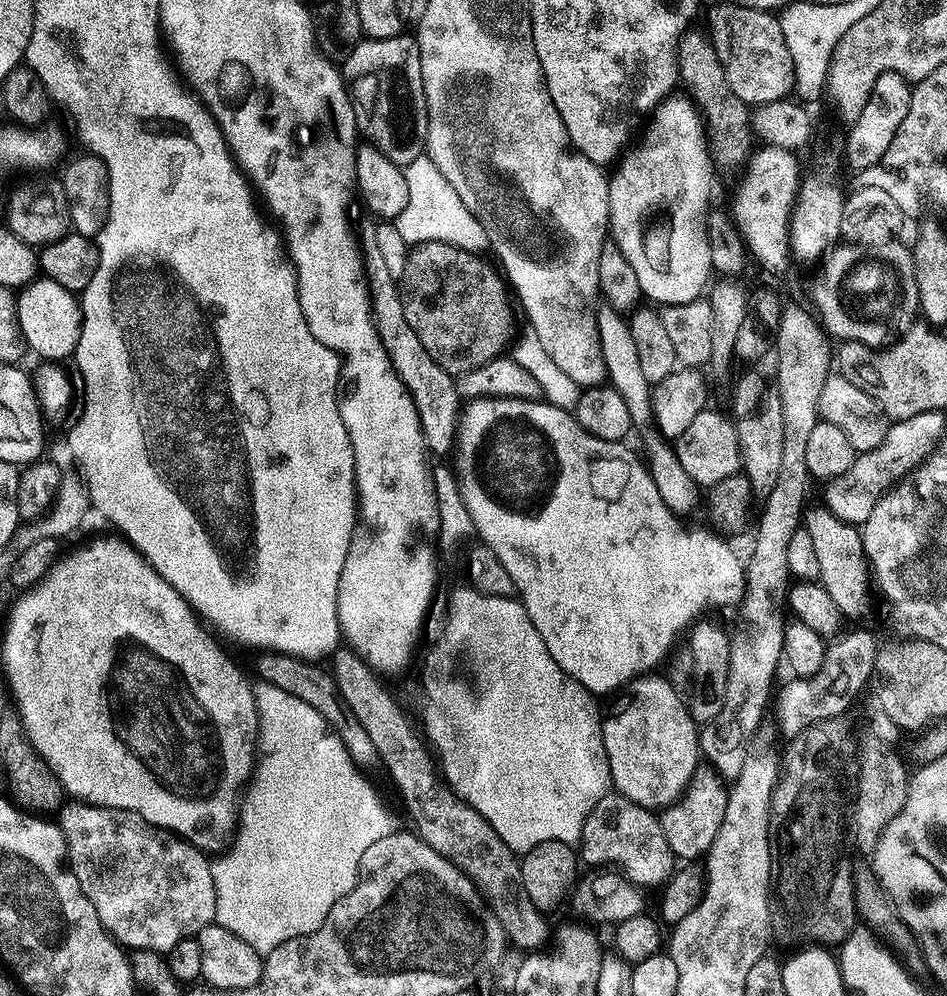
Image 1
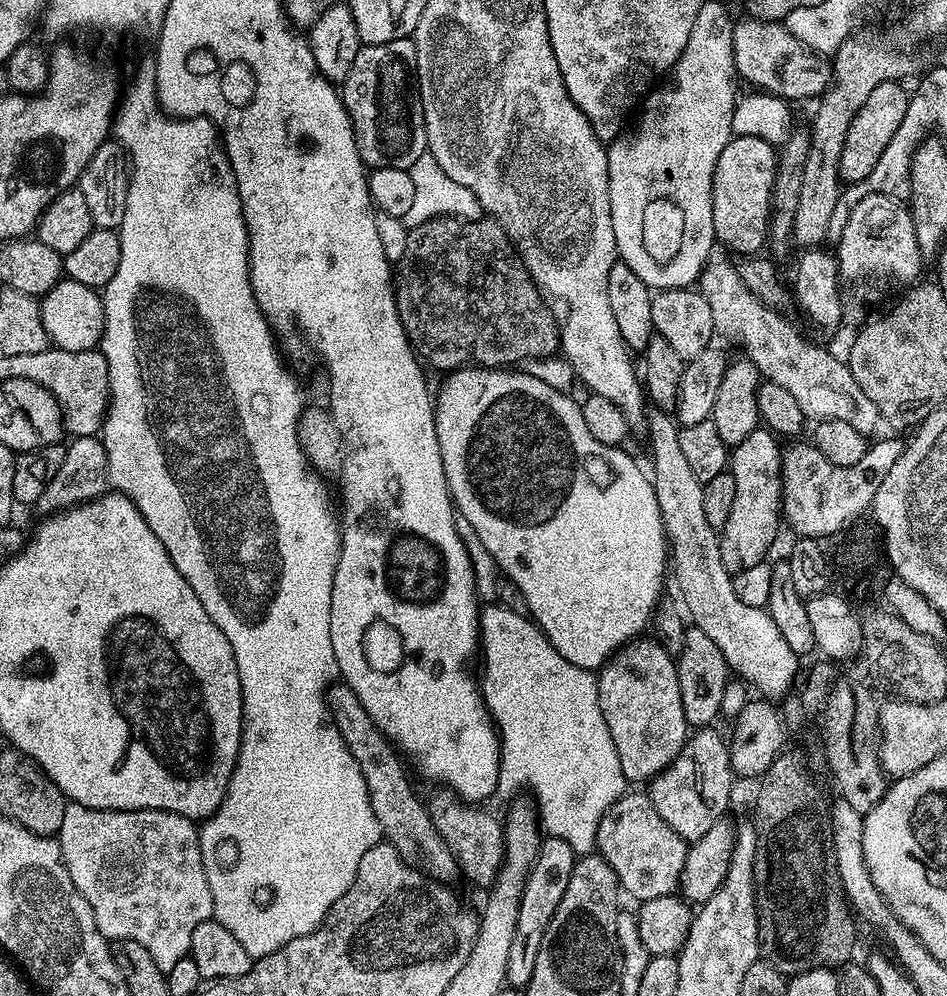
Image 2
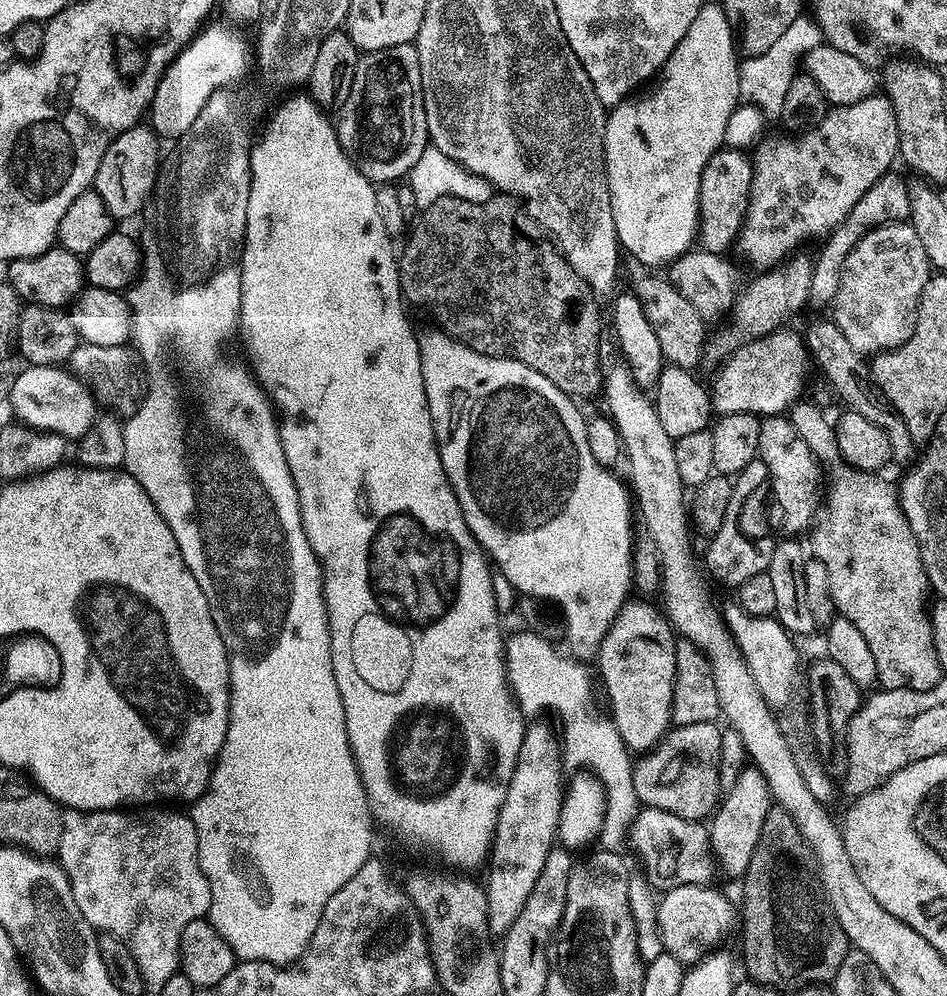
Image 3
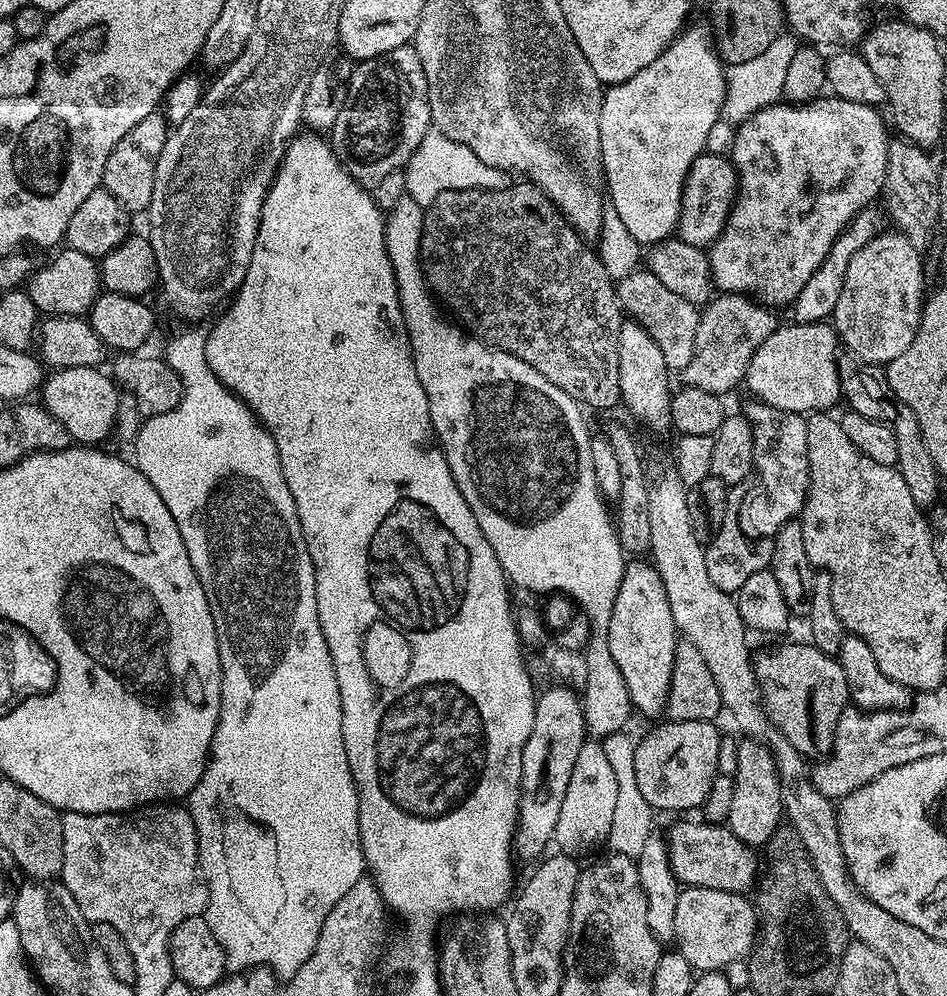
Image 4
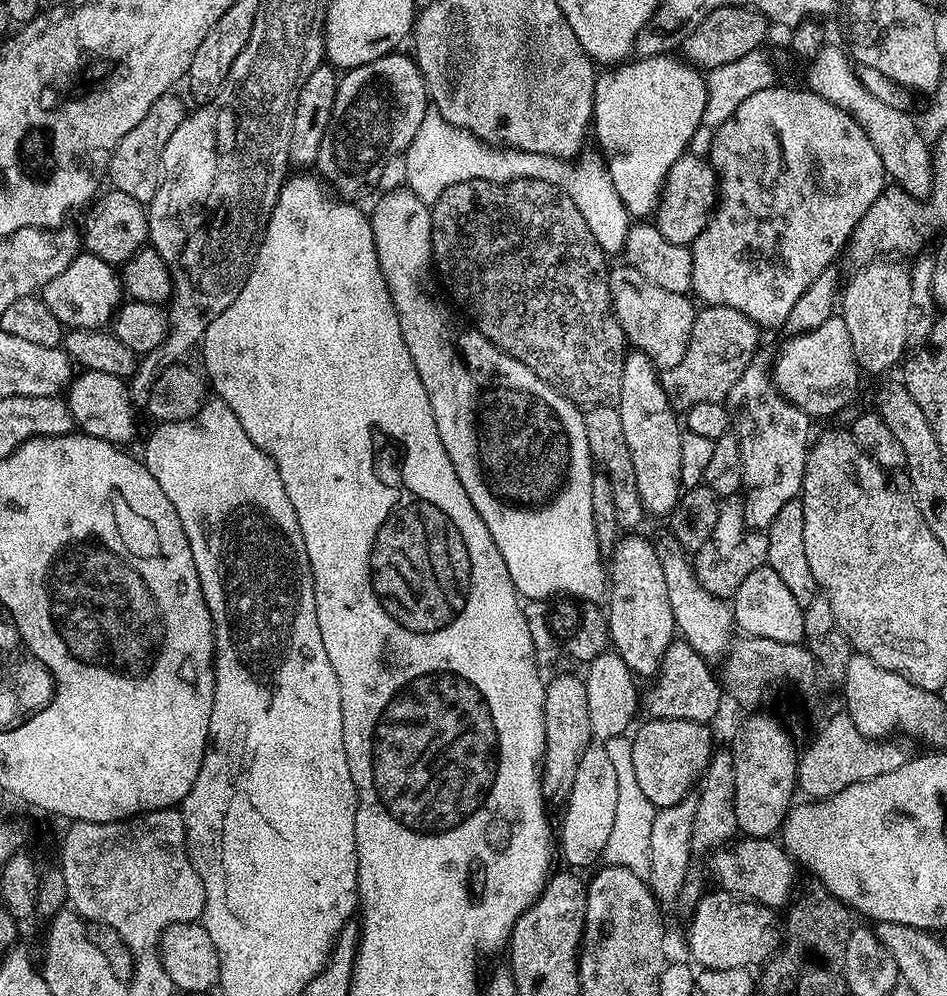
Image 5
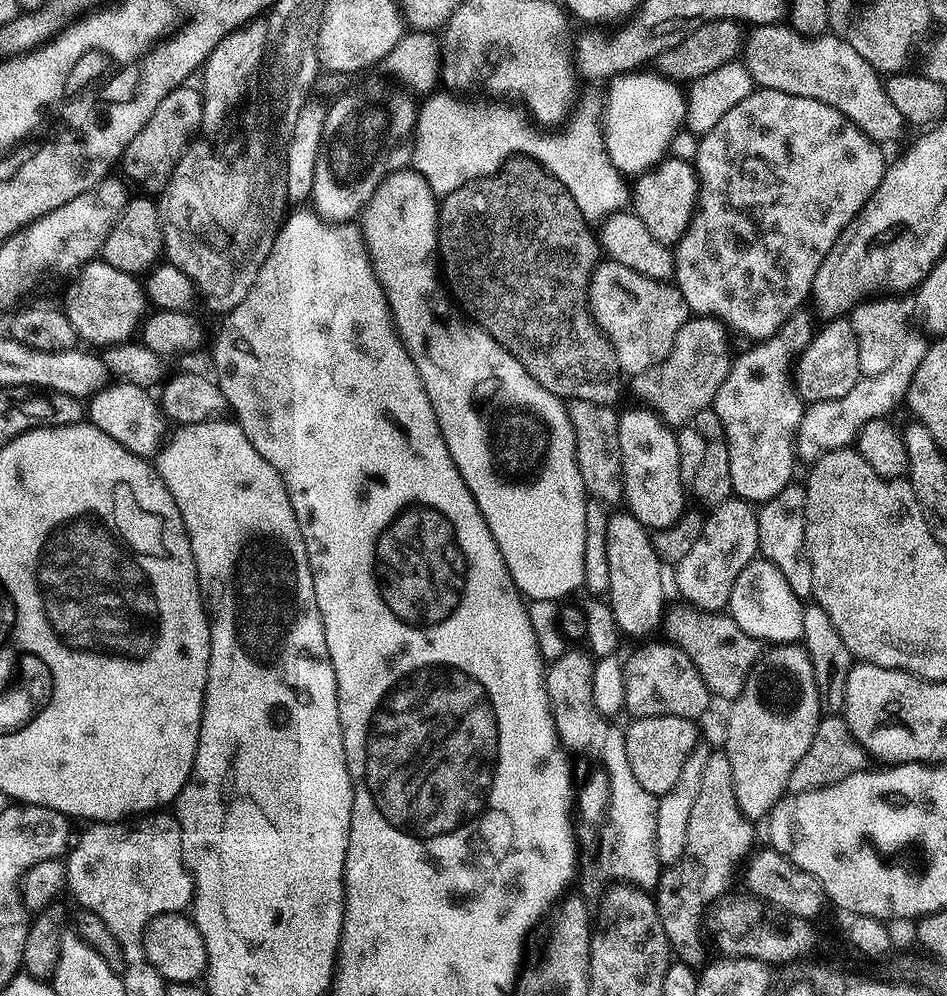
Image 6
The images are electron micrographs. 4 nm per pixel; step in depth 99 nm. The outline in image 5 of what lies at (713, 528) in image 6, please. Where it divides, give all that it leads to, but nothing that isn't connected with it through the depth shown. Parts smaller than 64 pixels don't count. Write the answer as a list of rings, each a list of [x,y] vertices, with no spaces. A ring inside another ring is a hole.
[[[728,498],[721,503],[714,534],[710,534],[710,538],[694,556],[698,582],[710,590],[710,594],[721,598],[735,597],[738,586],[742,586],[742,582],[746,582],[746,577],[754,574],[754,570],[765,567],[768,558],[767,535],[748,527],[744,521],[745,505],[738,501],[736,498]]]

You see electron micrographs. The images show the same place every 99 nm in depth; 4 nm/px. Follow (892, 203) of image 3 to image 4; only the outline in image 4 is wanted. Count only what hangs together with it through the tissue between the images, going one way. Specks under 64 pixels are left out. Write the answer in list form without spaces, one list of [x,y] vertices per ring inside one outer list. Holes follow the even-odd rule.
[[[876,207],[863,208],[845,226],[840,237],[834,242],[834,246],[830,246],[830,254],[826,254],[826,258],[822,258],[822,266],[818,266],[818,270],[814,270],[814,274],[810,274],[806,286],[802,286],[798,298],[790,305],[790,311],[796,315],[793,316],[795,323],[823,324],[831,317],[834,306],[838,306],[838,297],[842,294],[842,285],[846,282],[846,269],[849,268],[854,254],[858,254],[858,250],[862,250],[862,246],[866,246],[866,242],[870,242],[879,235],[885,227],[883,225],[884,212]]]

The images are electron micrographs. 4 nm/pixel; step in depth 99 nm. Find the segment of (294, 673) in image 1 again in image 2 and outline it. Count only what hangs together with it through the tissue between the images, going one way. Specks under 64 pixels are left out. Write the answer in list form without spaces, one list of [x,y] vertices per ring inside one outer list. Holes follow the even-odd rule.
[[[333,683],[326,693],[326,699],[336,729],[342,734],[366,782],[370,810],[374,810],[374,818],[380,827],[381,837],[392,844],[394,850],[398,850],[398,854],[408,865],[423,872],[429,880],[452,882],[452,879],[457,879],[460,876],[460,868],[456,864],[454,854],[446,846],[442,834],[438,834],[428,813],[427,803],[416,797],[416,792],[408,781],[408,772],[400,762],[401,757],[397,749],[393,747],[388,737],[378,730],[348,684]]]

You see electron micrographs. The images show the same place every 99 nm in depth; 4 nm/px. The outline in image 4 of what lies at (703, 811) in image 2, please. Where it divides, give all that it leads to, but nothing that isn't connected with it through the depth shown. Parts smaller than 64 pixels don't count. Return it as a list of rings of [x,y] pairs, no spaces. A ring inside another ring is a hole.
[[[668,720],[663,722],[657,728],[652,728],[645,734],[641,740],[635,741],[636,749],[634,750],[634,778],[638,778],[638,790],[642,794],[642,798],[646,798],[646,802],[654,810],[660,808],[664,812],[680,812],[676,814],[688,814],[691,808],[699,809],[706,802],[706,794],[710,794],[710,786],[714,786],[714,778],[718,772],[718,746],[722,739],[722,733],[715,727],[717,726],[711,720]]]

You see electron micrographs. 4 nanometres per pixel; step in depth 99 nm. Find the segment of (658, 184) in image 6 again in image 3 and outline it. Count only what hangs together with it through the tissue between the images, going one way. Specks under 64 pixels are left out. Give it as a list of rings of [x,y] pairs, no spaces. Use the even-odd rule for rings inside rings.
[[[721,147],[706,162],[700,179],[700,226],[698,244],[710,252],[727,253],[727,248],[737,243],[744,218],[748,214],[748,199],[752,193],[752,165],[747,151]]]

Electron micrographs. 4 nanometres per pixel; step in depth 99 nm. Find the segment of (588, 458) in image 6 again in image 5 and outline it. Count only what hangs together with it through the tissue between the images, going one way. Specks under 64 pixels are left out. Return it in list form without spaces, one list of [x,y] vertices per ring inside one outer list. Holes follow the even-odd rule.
[[[598,404],[584,412],[584,426],[588,435],[588,445],[595,467],[607,476],[614,490],[614,510],[621,526],[636,530],[646,513],[642,498],[638,498],[638,481],[634,478],[634,461],[630,459],[630,446],[626,446],[626,434],[622,430],[622,418],[619,407],[612,404]]]

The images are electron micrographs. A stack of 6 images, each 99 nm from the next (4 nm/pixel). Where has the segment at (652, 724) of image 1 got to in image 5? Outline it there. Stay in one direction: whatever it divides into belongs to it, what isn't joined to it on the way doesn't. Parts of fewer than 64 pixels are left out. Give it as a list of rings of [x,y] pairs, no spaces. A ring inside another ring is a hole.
[[[624,534],[617,539],[606,564],[606,613],[611,647],[637,677],[655,677],[666,650],[678,629],[670,598],[666,595],[666,574],[662,574],[660,552],[644,536]]]

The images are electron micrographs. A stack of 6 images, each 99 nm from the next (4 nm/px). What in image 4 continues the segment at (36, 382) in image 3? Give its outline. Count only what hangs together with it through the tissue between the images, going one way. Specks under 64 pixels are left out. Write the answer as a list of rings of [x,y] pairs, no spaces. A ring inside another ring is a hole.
[[[62,368],[51,373],[43,381],[42,406],[72,435],[73,441],[80,446],[96,446],[109,435],[113,435],[115,418],[118,414],[120,392],[118,385],[107,371],[94,368]]]

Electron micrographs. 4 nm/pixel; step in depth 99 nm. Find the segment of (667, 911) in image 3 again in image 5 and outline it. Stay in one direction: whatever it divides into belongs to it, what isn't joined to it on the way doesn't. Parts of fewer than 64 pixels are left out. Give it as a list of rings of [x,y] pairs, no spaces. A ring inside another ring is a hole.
[[[723,890],[715,891],[702,897],[692,912],[692,925],[688,928],[691,959],[697,965],[700,963],[701,969],[751,969],[752,964],[763,965],[781,947],[781,917],[779,920],[773,909],[754,900],[746,900]]]

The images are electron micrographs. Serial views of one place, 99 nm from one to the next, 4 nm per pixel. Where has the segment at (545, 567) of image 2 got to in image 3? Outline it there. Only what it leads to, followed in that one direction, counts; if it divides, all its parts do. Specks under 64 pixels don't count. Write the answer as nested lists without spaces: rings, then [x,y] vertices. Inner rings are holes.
[[[431,330],[419,337],[420,357],[422,358],[422,382],[426,386],[426,398],[430,406],[430,418],[436,435],[436,448],[442,458],[442,466],[446,470],[446,478],[462,506],[462,514],[466,518],[466,526],[470,526],[472,537],[480,543],[489,561],[498,569],[498,572],[511,582],[517,593],[528,598],[535,598],[541,602],[549,600],[560,607],[563,623],[566,625],[567,651],[573,657],[588,662],[588,659],[597,655],[600,643],[606,638],[614,618],[623,610],[629,599],[628,591],[632,592],[632,552],[634,549],[634,500],[629,489],[620,485],[615,471],[609,470],[605,465],[590,454],[590,445],[586,442],[586,416],[576,409],[577,401],[568,396],[550,378],[542,378],[538,370],[530,370],[517,360],[502,358],[501,356],[483,356],[470,346],[460,344],[439,330]]]

